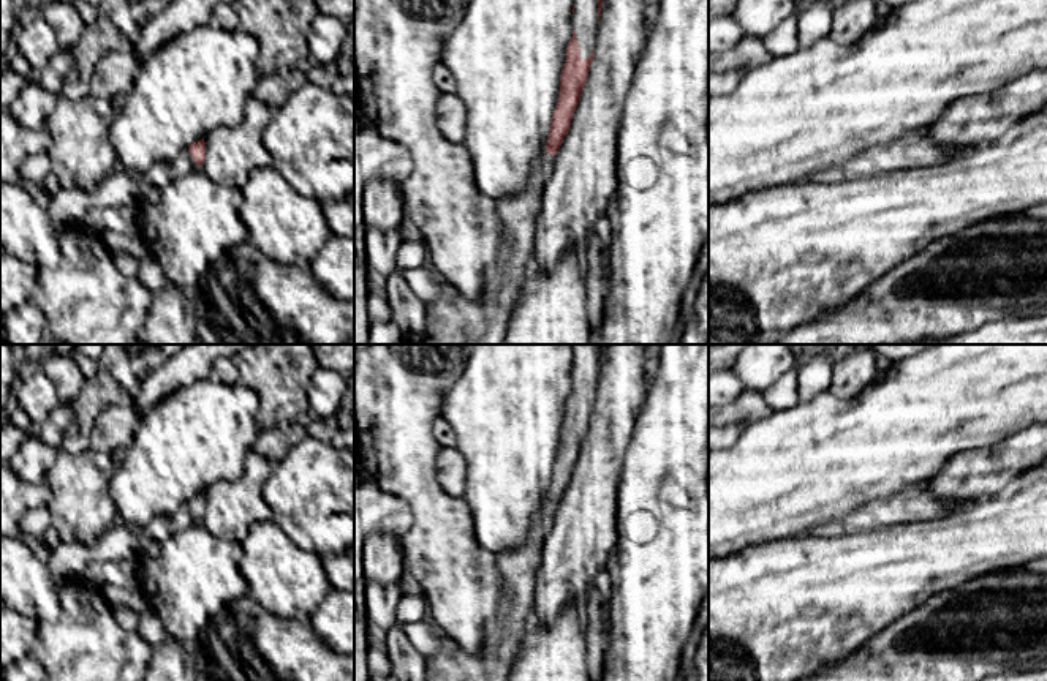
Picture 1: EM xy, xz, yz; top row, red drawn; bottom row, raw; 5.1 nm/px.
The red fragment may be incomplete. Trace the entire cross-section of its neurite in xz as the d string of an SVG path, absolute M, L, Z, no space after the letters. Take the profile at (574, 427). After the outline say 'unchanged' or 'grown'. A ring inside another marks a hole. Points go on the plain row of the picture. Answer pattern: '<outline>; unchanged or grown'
M573 344L573 390L560 431L560 447L549 490L525 544L495 553L501 578L501 596L495 608L493 630L498 645L478 654L467 653L457 641L441 637L438 653L425 662L425 681L501 681L527 635L533 615L535 574L542 556L544 537L550 532L555 509L569 485L593 414L596 382L601 371L601 344Z; grown

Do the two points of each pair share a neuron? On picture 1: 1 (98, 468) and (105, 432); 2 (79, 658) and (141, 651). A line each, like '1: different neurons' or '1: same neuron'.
1: different neurons
2: same neuron

